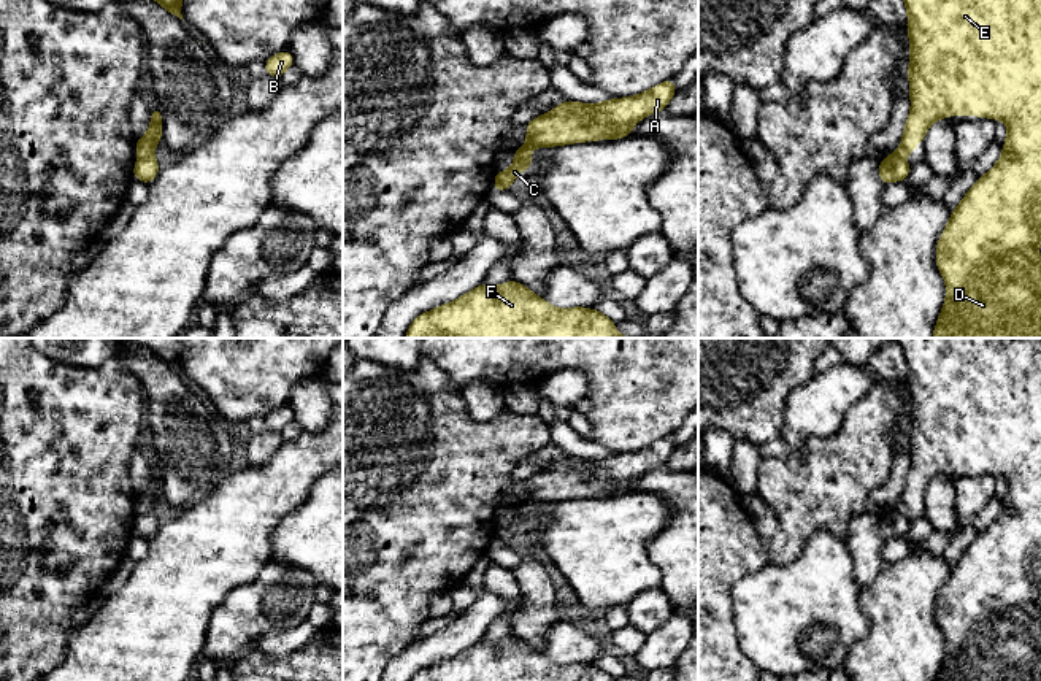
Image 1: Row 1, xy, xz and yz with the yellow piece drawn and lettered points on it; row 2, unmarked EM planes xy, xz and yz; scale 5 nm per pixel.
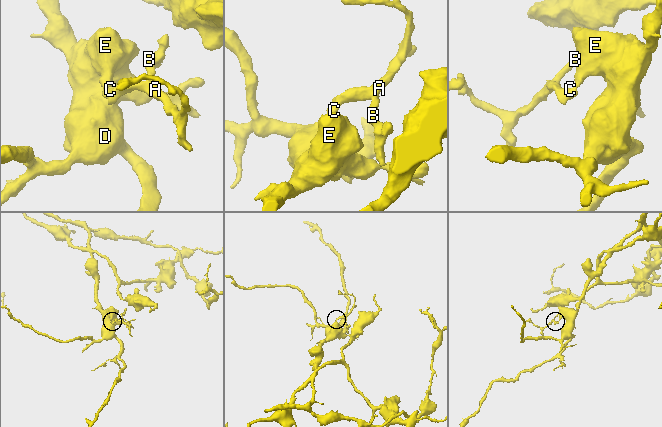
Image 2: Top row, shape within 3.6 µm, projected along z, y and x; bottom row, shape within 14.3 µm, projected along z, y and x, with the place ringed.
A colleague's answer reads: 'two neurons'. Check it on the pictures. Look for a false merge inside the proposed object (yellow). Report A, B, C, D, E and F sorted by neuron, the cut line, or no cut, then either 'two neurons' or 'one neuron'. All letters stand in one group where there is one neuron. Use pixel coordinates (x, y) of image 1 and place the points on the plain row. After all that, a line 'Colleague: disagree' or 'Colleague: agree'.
A B C / D E F | xy (151, 508), (138, 513) | two neurons
Colleague: agree

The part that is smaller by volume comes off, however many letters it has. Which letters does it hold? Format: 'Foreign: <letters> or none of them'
Foreign: A, B, C

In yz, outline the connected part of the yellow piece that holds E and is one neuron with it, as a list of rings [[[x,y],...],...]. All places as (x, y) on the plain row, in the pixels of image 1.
[[[895,338],[903,351],[903,357],[908,367],[908,381],[909,389],[909,424],[908,435],[911,441],[911,467],[906,475],[905,489],[900,497],[898,508],[906,514],[909,506],[917,505],[917,498],[925,494],[928,483],[943,475],[944,471],[981,471],[1003,476],[1008,481],[1008,492],[1003,498],[1003,508],[1000,516],[982,532],[979,533],[966,551],[962,554],[958,562],[951,567],[951,575],[946,584],[943,586],[939,597],[936,600],[936,622],[946,637],[946,657],[936,676],[936,681],[1041,681],[1041,610],[1036,602],[1041,598],[1041,338]]]

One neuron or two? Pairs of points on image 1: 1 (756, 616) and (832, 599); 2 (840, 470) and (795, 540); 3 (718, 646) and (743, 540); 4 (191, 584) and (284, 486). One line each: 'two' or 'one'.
1: one
2: one
3: one
4: one

